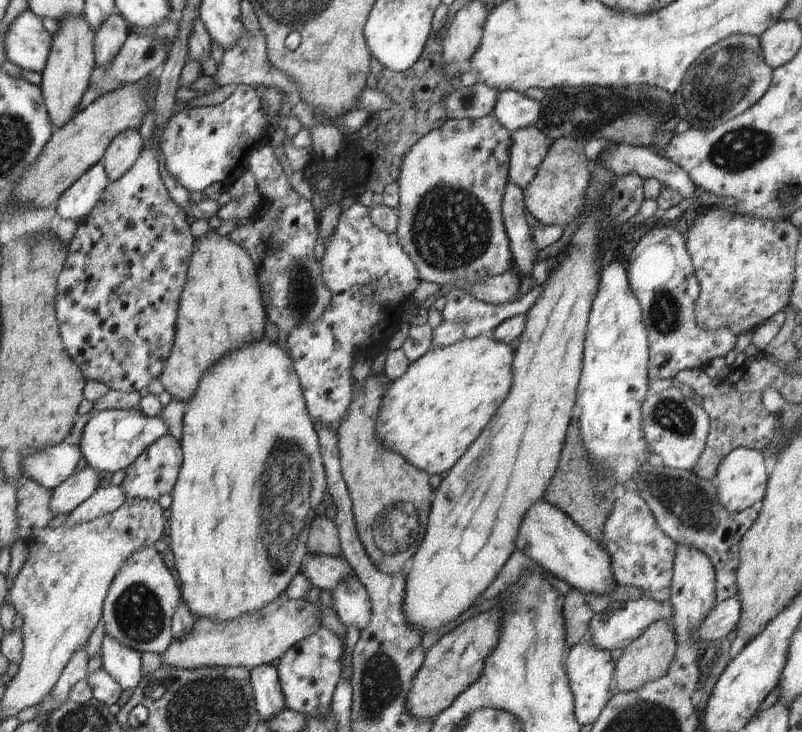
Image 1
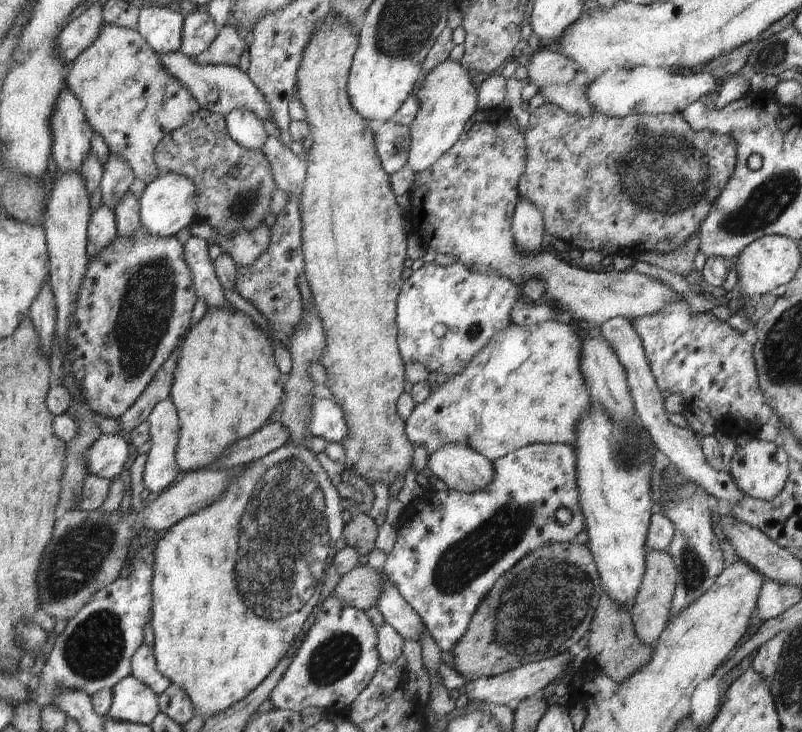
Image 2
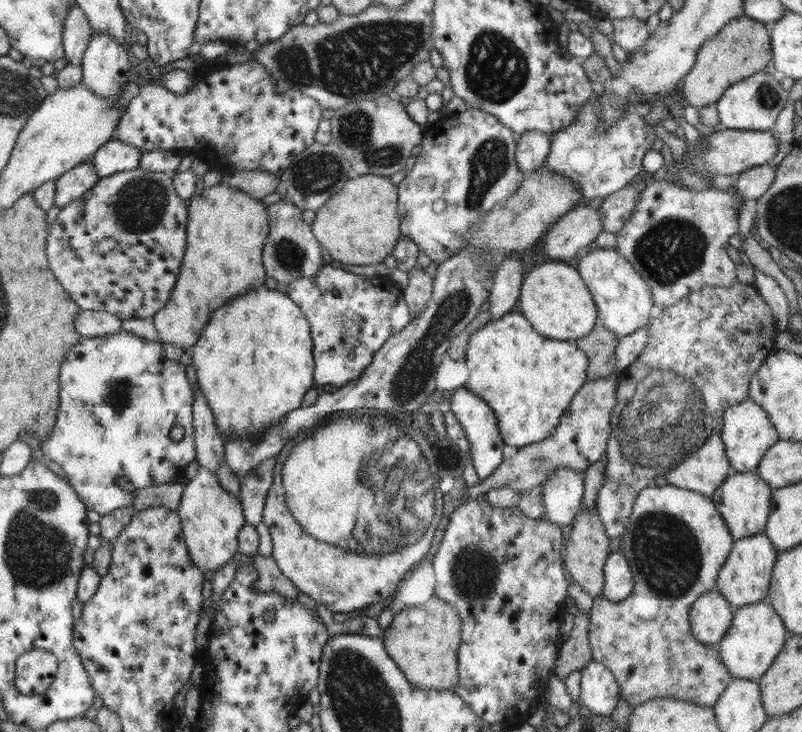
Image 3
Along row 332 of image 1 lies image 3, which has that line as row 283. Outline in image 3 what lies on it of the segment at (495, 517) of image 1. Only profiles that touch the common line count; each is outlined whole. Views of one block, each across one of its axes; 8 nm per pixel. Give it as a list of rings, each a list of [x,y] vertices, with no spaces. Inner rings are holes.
[[[548,262],[548,264],[543,263],[533,267],[523,276],[519,299],[520,313],[529,320],[534,331],[546,338],[573,342],[588,336],[594,330],[594,326],[598,324],[596,302],[592,299],[592,295],[577,269],[566,263]]]

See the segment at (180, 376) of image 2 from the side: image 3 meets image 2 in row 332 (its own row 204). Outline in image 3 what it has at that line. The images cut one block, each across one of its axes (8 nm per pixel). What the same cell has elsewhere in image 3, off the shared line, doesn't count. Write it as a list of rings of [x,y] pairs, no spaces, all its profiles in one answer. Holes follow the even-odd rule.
[[[224,183],[205,188],[201,195],[193,195],[187,203],[186,250],[180,272],[166,306],[153,317],[154,328],[161,342],[176,345],[188,353],[200,340],[204,326],[210,322],[214,310],[222,308],[226,301],[242,296],[242,293],[265,284],[267,274],[262,262],[262,253],[269,233],[267,206],[261,199]]]

